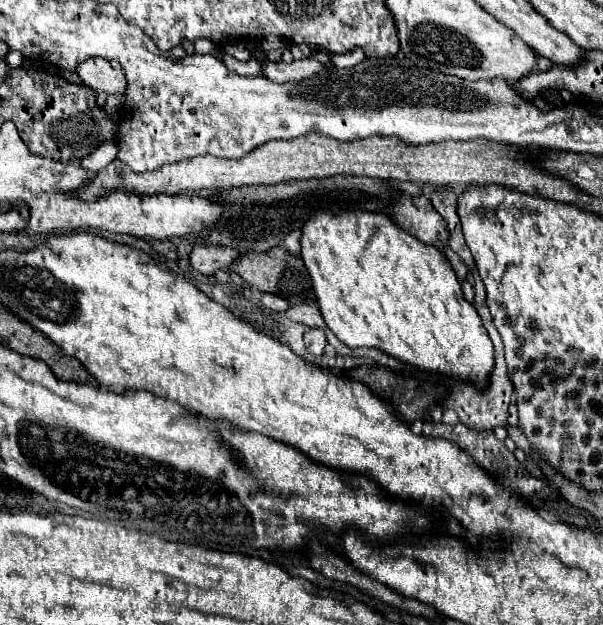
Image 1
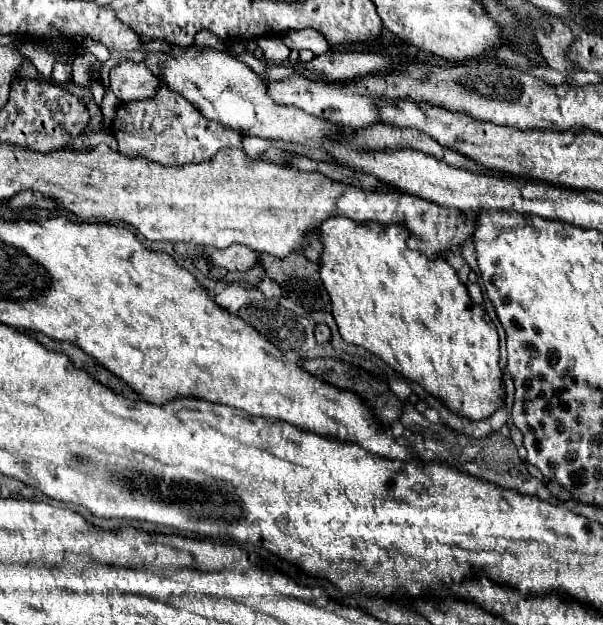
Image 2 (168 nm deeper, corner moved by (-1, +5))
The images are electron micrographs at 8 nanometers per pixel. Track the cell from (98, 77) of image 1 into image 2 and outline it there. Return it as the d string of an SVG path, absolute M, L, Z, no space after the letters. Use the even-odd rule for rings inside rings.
M124 60L110 68L110 86L108 90L116 94L120 102L140 100L156 94L156 78L152 78L150 70L140 62Z

